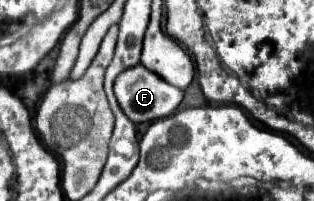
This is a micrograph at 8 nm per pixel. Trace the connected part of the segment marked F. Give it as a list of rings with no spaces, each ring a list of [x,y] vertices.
[[[136,64],[128,70],[124,70],[116,82],[114,82],[114,94],[118,98],[120,108],[124,110],[124,114],[134,122],[150,122],[150,120],[158,120],[158,118],[166,118],[170,114],[174,114],[174,110],[180,106],[184,92],[164,80],[160,80],[160,76],[156,76],[152,70],[144,68],[142,64]]]

